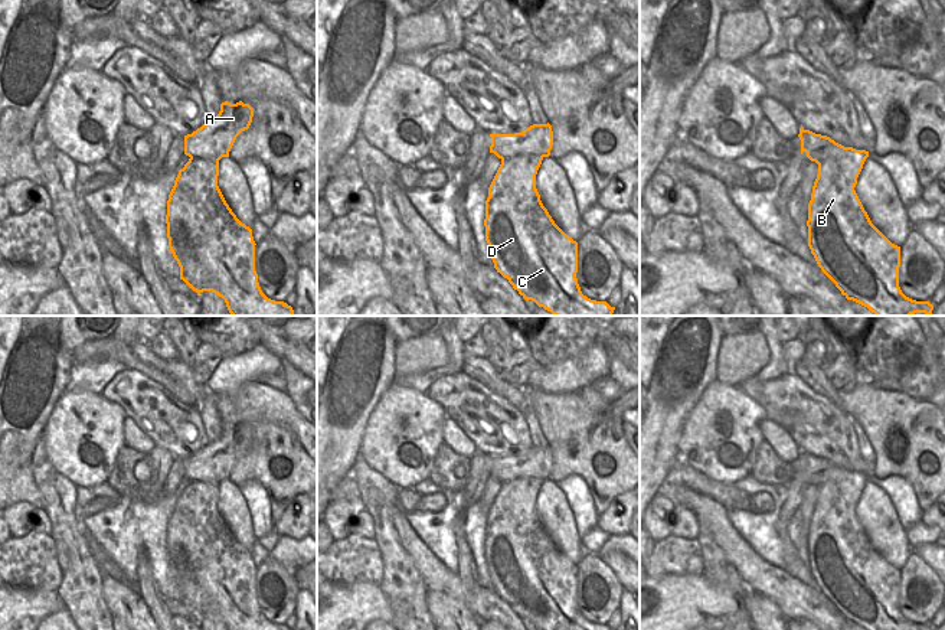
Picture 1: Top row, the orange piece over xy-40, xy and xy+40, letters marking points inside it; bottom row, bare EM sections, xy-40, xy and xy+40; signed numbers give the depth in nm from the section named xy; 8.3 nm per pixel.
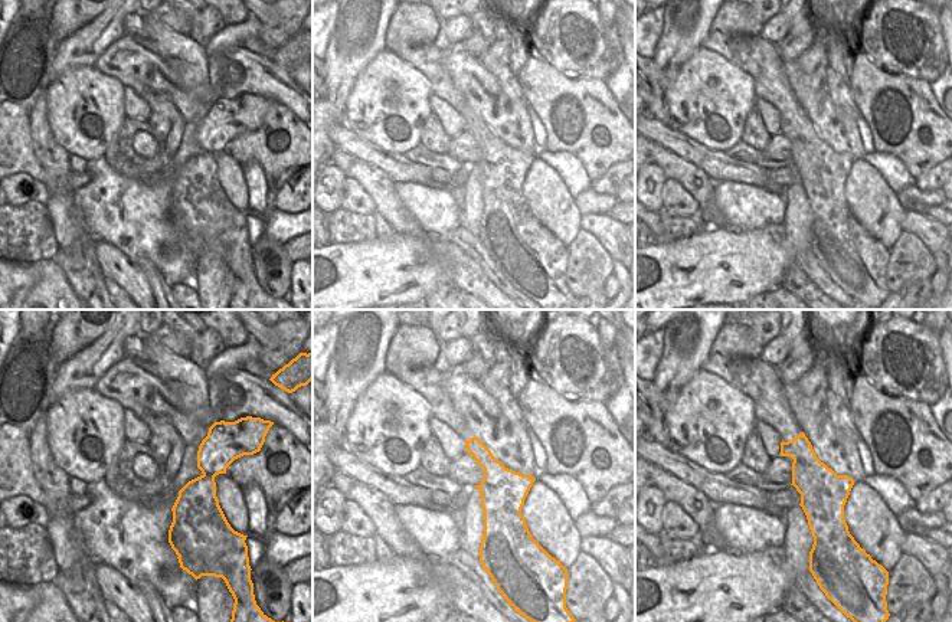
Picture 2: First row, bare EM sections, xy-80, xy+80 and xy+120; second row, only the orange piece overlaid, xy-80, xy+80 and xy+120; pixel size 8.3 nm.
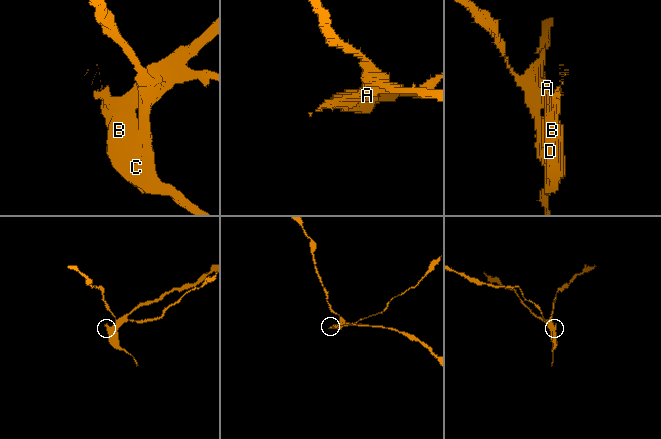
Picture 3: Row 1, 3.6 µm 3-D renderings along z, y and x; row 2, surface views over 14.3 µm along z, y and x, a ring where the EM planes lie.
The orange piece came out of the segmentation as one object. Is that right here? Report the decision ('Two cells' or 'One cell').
Two cells.

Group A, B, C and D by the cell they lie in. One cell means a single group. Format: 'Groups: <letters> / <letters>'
Groups: A / B C D.

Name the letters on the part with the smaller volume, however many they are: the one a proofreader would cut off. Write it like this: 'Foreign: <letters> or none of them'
Foreign: B, C, D

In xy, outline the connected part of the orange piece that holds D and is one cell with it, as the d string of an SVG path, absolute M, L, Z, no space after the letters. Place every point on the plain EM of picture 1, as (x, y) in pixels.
M532 477L503 482L488 510L484 549L494 591L524 623L539 630L611 630L581 614L576 601L578 565L555 546L536 512L542 483Z

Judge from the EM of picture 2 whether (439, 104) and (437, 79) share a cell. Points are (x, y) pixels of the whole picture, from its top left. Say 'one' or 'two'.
two

